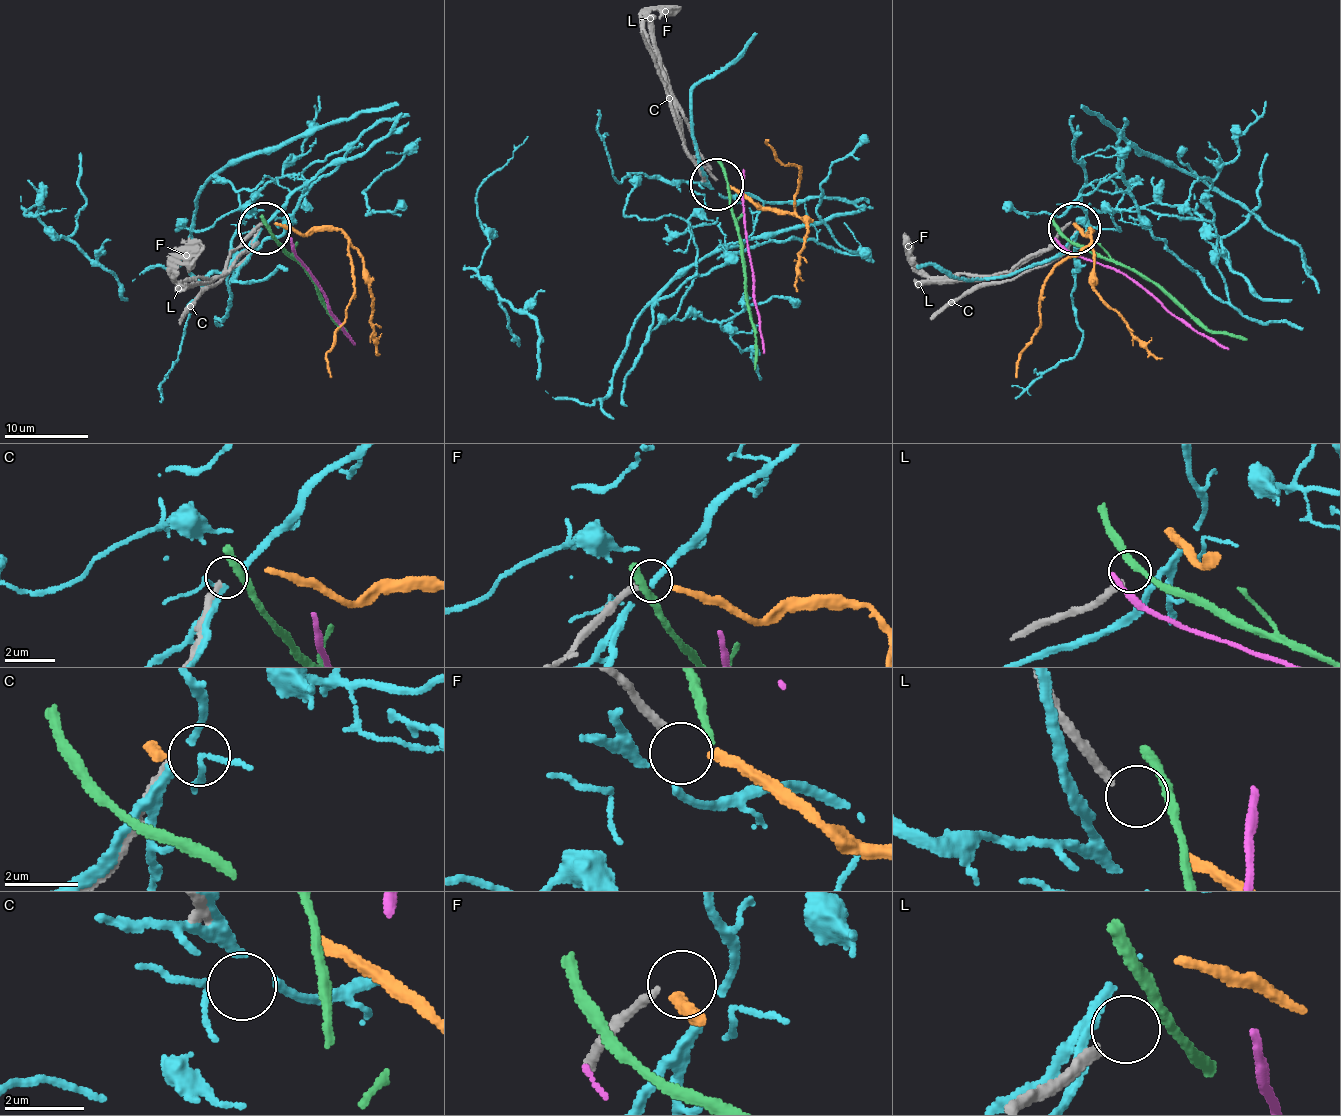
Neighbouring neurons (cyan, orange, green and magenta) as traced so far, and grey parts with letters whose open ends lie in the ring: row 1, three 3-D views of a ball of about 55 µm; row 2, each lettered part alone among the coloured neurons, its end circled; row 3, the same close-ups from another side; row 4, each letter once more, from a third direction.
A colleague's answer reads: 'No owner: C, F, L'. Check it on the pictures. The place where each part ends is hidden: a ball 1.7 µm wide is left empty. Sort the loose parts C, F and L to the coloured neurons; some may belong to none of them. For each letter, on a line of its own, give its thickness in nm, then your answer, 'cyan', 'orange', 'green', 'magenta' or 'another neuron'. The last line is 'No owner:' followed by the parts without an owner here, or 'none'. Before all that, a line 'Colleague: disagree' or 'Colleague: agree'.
Colleague: agree
C: calibre 200 nm; another neuron
F: calibre 240 nm; another neuron
L: calibre 280 nm; another neuron
No owner: C, F, L

